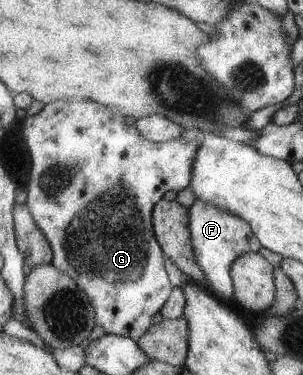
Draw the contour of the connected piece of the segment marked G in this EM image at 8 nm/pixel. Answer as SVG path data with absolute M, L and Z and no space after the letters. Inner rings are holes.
M57 100L44 106L44 109L36 115L28 116L24 121L18 121L20 133L28 145L28 152L31 157L30 180L26 191L26 207L30 209L32 221L42 231L42 235L48 239L52 249L52 265L60 269L60 273L70 275L76 285L86 293L90 299L90 305L94 309L96 325L102 327L108 335L130 337L138 340L152 326L152 318L160 312L164 303L168 300L170 293L175 289L168 279L168 273L164 266L164 253L156 241L152 227L152 209L168 193L176 189L183 190L190 186L192 181L192 163L196 157L196 151L200 147L198 141L184 141L184 139L169 140L164 143L152 143L144 139L134 125L126 123L126 117L122 113L116 113L110 107L104 107L100 103L88 100Z

